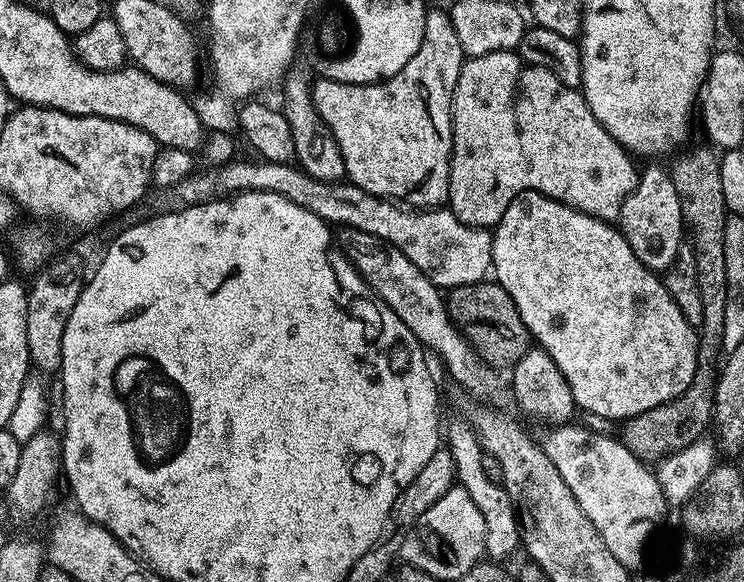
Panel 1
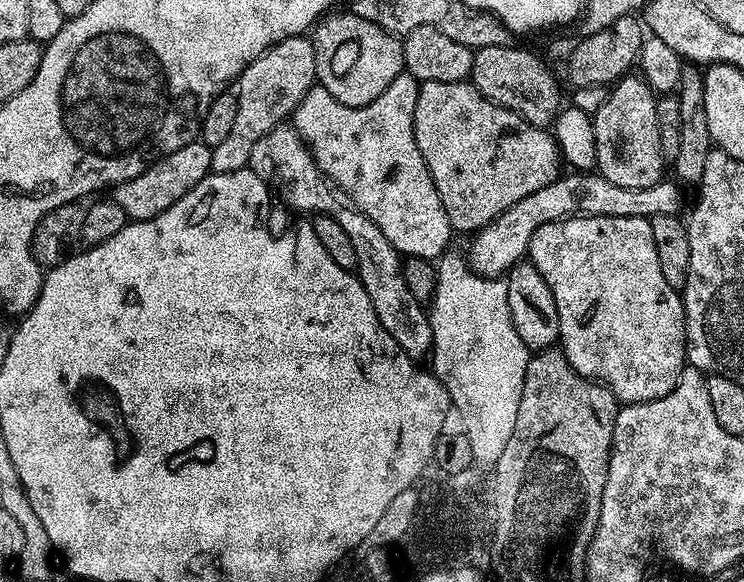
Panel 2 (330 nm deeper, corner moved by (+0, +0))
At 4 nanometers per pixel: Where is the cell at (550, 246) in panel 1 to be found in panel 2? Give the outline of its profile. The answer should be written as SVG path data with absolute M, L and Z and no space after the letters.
M570 216L566 220L546 222L534 230L534 238L530 238L527 259L538 266L539 274L546 280L554 296L558 310L558 326L560 327L558 347L566 354L570 366L578 370L586 378L596 380L609 388L621 405L650 402L654 398L662 398L674 390L682 370L686 367L686 337L684 335L684 301L681 293L662 274L662 266L658 262L658 250L654 250L654 230L649 218L606 218L605 216Z

